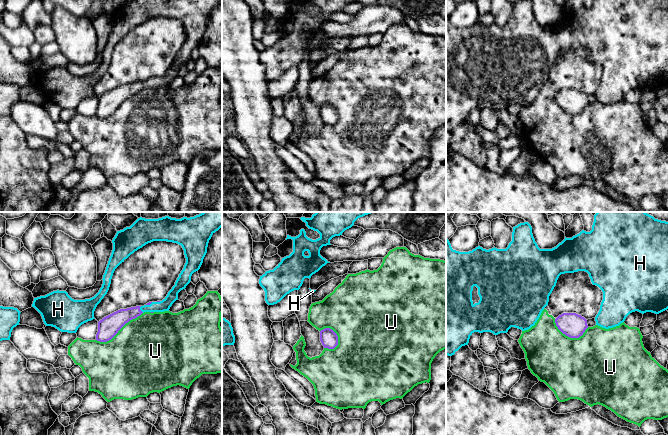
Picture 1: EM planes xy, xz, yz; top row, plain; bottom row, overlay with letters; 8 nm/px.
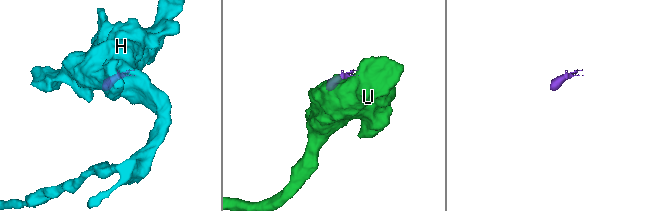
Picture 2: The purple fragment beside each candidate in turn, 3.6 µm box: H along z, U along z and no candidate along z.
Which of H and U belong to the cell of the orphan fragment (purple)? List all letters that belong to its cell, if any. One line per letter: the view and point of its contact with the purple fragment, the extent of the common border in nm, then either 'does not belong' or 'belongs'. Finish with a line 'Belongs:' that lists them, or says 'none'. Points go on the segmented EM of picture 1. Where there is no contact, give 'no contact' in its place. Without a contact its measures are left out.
H: xy (139, 309) | 60 nm | belongs
U: xy (119, 329) | 440 nm | does not belong
Belongs: H

